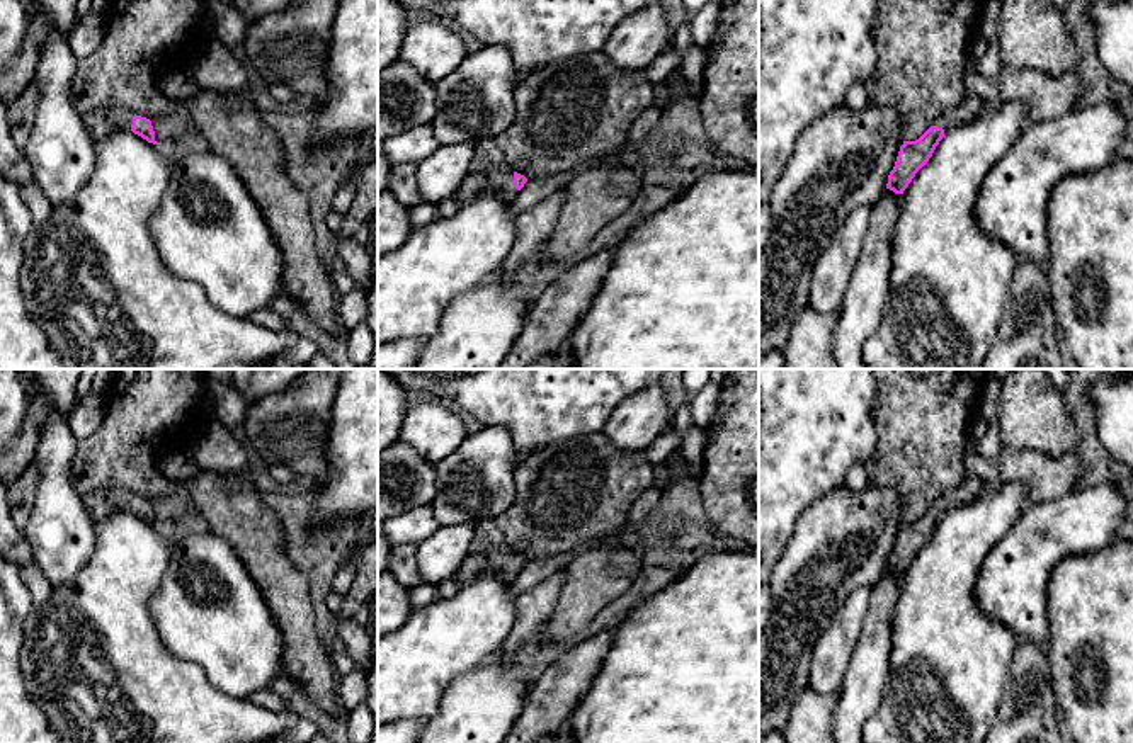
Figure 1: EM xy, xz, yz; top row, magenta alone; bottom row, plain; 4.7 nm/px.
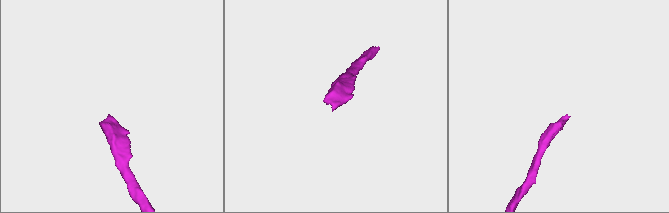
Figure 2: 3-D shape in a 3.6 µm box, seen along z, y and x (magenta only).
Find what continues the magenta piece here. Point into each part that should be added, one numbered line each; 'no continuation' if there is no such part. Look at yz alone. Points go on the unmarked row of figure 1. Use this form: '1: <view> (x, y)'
1: yz (972, 487)

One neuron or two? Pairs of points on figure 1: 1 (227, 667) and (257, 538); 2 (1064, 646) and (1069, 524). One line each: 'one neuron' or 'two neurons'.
1: two neurons
2: two neurons

